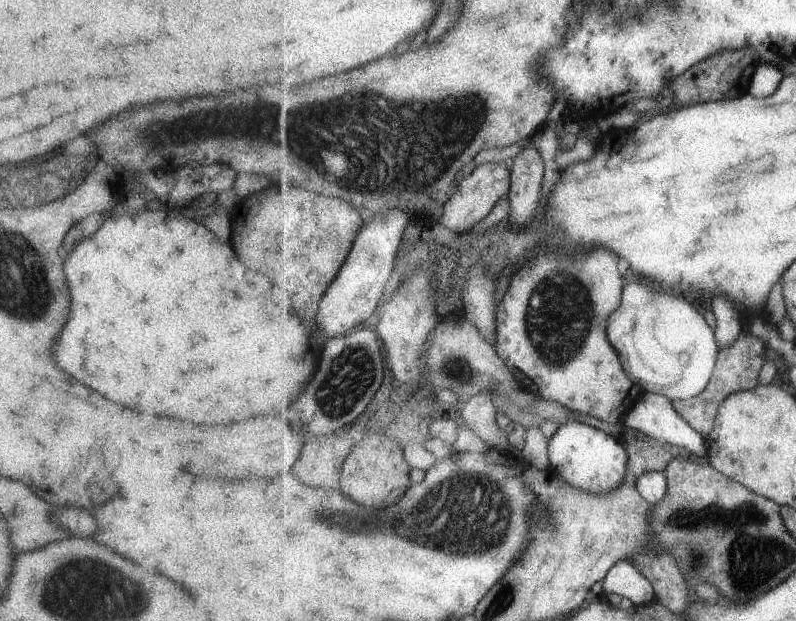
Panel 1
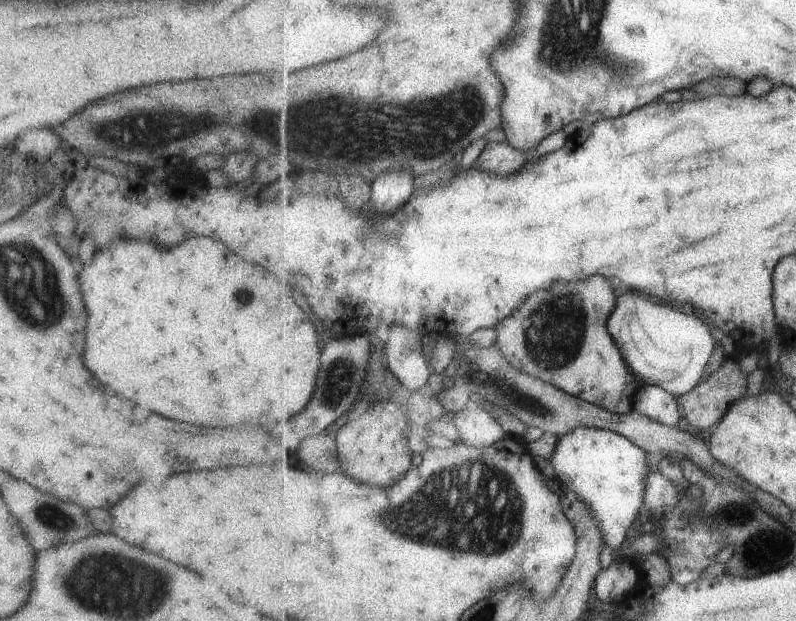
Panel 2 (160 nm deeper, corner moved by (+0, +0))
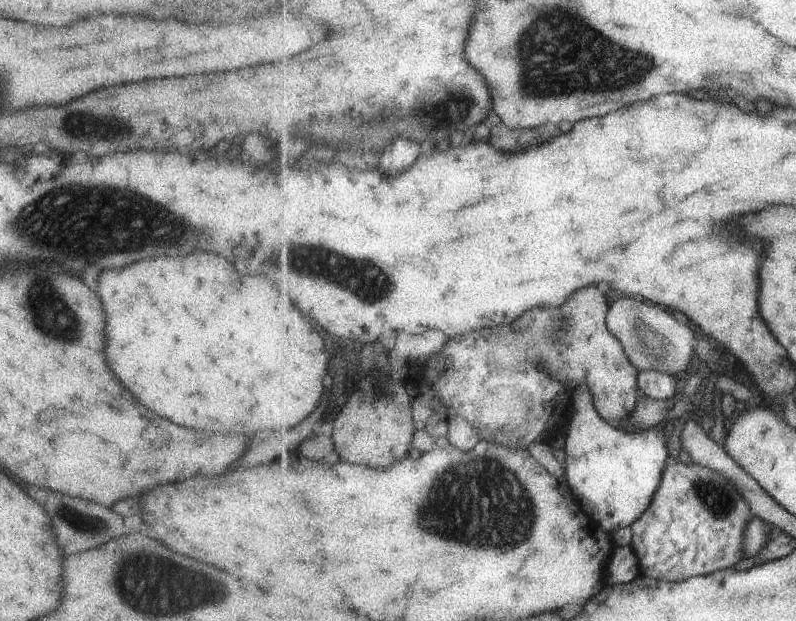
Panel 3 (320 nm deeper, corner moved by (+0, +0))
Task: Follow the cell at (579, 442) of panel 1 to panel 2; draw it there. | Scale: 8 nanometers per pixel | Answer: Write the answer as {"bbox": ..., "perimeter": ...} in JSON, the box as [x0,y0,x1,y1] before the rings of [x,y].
{"bbox":[550,427,651,552],"perimeter":[[[579,427],[558,438],[550,457],[555,482],[566,485],[590,506],[600,523],[606,544],[615,552],[628,536],[628,530],[645,507],[646,480],[651,472],[648,452],[630,438],[615,431]]]}

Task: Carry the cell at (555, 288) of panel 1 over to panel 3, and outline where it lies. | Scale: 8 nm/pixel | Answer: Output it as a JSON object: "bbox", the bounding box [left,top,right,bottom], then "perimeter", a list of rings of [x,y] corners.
{"bbox":[515,286,640,422],"perimeter":[[[593,286],[583,288],[567,300],[565,306],[553,308],[533,308],[527,310],[517,322],[515,330],[525,330],[531,334],[531,346],[539,350],[539,358],[551,372],[555,372],[574,390],[585,385],[594,398],[598,413],[607,422],[618,422],[628,417],[638,404],[640,370],[633,366],[623,343],[611,332],[606,318],[610,305],[605,296]]]}

